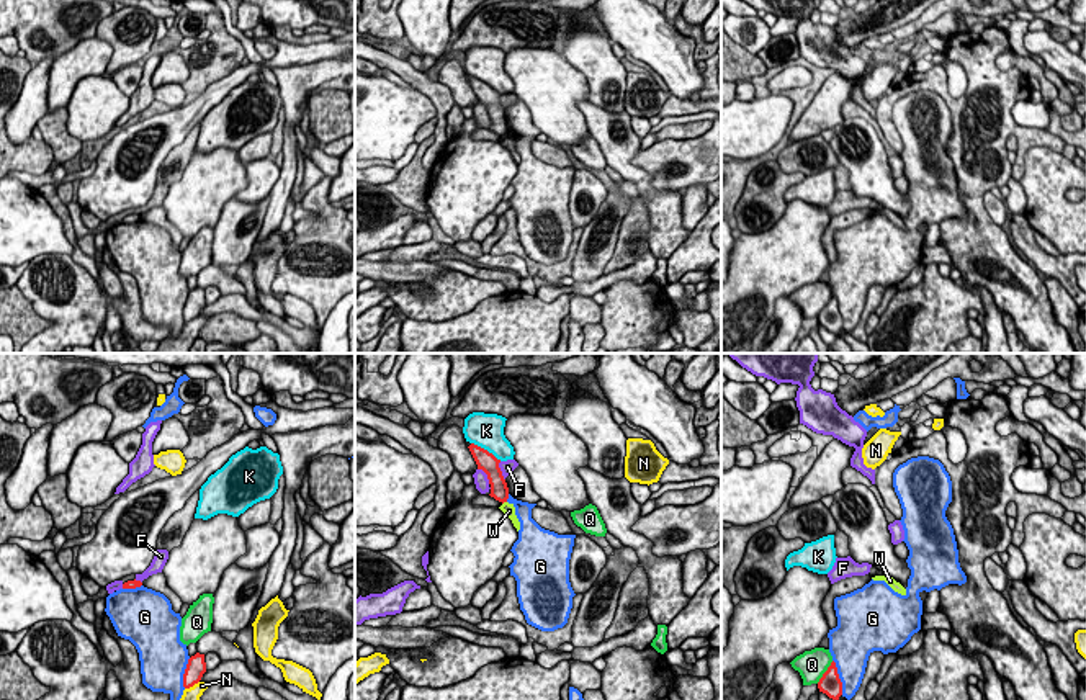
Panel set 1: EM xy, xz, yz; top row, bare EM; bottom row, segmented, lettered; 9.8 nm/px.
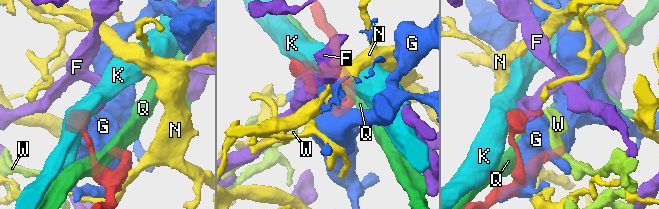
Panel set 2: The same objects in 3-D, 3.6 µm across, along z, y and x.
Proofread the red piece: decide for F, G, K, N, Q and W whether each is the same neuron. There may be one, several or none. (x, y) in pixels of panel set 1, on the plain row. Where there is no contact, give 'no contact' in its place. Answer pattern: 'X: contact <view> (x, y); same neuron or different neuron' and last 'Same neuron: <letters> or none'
F: contact xz (501, 105); different neuron
G: contact yz (838, 311); different neuron
K: contact xz (486, 84); different neuron
N: contact xy (192, 319); different neuron
Q: contact yz (825, 306); different neuron
W: contact xz (504, 134); different neuron
Same neuron: none

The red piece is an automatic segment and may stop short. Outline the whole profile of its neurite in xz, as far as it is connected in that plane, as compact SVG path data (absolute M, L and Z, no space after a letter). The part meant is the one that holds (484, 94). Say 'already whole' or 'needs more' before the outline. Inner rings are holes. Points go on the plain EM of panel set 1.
already whole; M471 77L469 85L478 98L478 103L482 103L487 108L489 118L491 118L491 131L494 131L499 136L507 136L509 132L509 121L502 110L502 105L499 101L500 93L497 93L492 87L487 83Z

